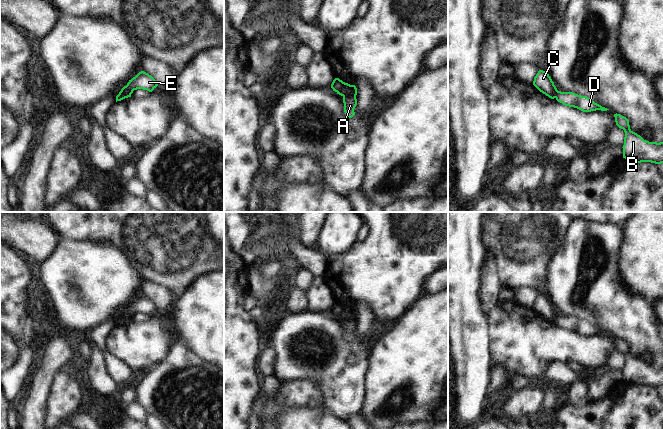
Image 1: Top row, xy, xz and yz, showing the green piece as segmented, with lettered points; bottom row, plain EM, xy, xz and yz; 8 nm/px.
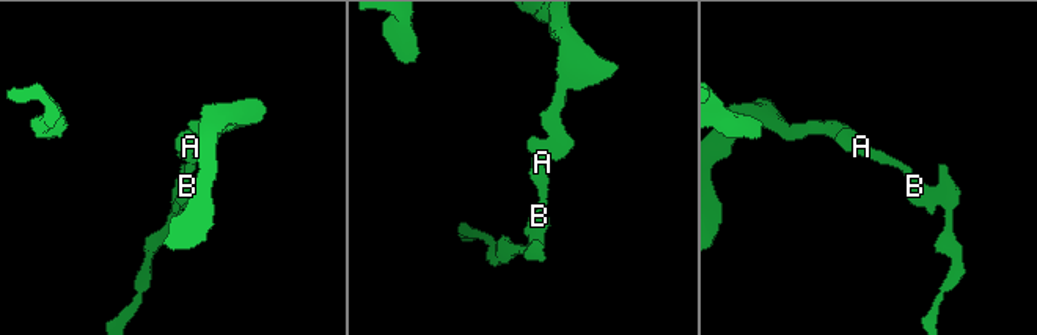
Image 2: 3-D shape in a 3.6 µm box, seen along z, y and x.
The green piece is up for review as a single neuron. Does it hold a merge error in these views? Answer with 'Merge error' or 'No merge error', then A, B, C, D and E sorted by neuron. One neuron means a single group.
Merge error. Groups: A B D / C E.

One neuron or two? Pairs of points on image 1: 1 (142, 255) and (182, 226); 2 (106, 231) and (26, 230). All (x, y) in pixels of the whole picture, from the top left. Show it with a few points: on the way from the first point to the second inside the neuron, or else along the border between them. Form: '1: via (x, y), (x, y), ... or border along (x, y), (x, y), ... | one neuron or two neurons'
1: via (152, 245), (172, 226) | one neuron
2: border along (49, 223), (61, 238) | two neurons

